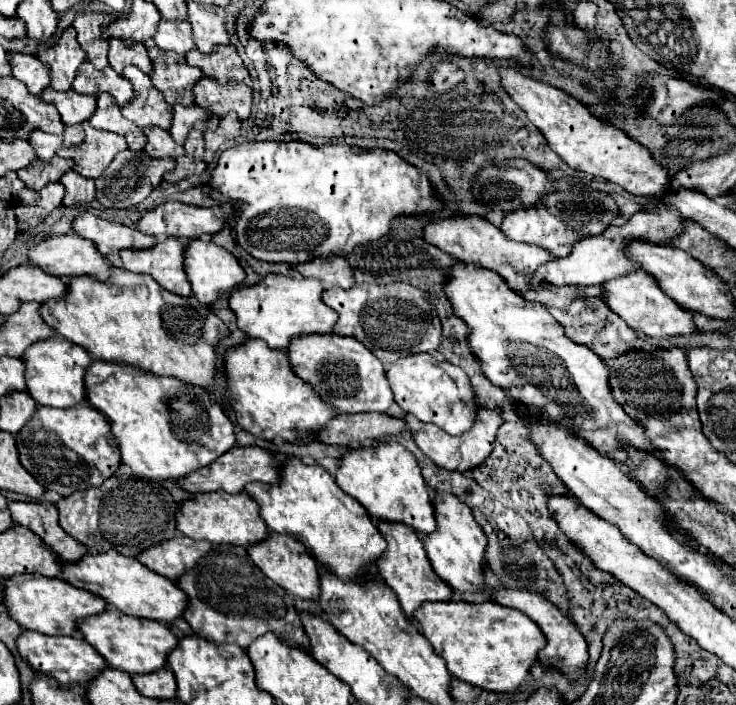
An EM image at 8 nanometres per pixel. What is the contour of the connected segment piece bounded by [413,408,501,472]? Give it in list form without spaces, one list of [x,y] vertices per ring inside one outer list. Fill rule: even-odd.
[[[477,408],[475,422],[465,434],[449,436],[449,434],[441,432],[435,424],[425,424],[421,430],[413,432],[413,440],[419,446],[419,450],[427,458],[431,458],[439,468],[457,470],[457,472],[469,472],[477,464],[481,464],[481,460],[485,460],[485,456],[489,456],[489,452],[493,450],[499,426],[501,426],[501,416],[497,416],[497,412],[485,410],[485,408]]]

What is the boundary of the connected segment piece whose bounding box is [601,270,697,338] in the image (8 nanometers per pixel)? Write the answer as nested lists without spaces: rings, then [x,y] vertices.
[[[637,270],[633,274],[627,274],[627,276],[621,276],[621,278],[613,278],[613,280],[605,282],[601,286],[601,300],[617,316],[621,316],[629,324],[631,330],[635,330],[639,334],[643,332],[647,336],[665,338],[665,336],[677,336],[677,334],[689,336],[691,332],[697,330],[697,326],[693,324],[691,312],[681,308],[665,292],[661,292],[661,288],[653,280],[653,276],[649,276],[645,270]]]

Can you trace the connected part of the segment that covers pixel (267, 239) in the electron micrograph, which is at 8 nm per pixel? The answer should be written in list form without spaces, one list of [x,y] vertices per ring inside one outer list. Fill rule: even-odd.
[[[295,140],[237,144],[221,152],[217,166],[211,172],[211,180],[203,190],[215,202],[227,202],[239,212],[233,232],[245,252],[263,262],[285,262],[289,266],[331,254],[347,256],[357,244],[367,244],[369,240],[379,240],[389,234],[393,218],[401,214],[441,210],[441,200],[433,192],[427,176],[415,166],[389,150],[363,150],[347,144],[313,146]],[[265,218],[269,220],[269,228],[261,228]]]

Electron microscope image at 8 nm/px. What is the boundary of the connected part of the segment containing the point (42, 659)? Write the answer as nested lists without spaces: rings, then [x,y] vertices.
[[[23,630],[23,634],[17,638],[17,652],[33,670],[53,676],[63,686],[73,682],[87,684],[105,668],[105,660],[101,658],[101,654],[81,636],[45,636],[39,632]]]

